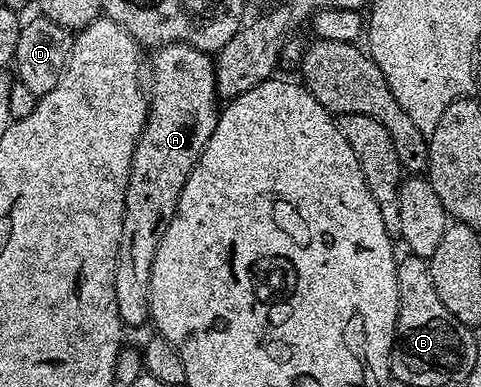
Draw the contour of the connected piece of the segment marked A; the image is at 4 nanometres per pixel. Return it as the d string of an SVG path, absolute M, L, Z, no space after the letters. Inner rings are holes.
M176 43L165 44L154 54L156 56L151 60L151 68L149 60L149 76L151 72L152 78L155 79L155 93L153 91L150 93L147 124L133 150L129 186L125 190L123 203L123 233L119 243L119 264L115 268L117 314L128 329L139 328L143 323L145 325L148 323L151 315L151 275L157 246L169 222L173 222L175 207L181 198L181 190L185 186L187 176L199 160L199 155L205 150L217 126L221 111L221 97L215 90L215 62L208 53L195 49L187 43Z

